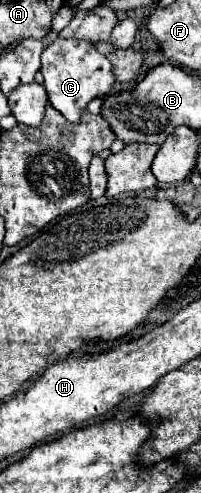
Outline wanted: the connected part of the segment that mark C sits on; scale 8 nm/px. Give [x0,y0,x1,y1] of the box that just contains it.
[41,38,115,122]

